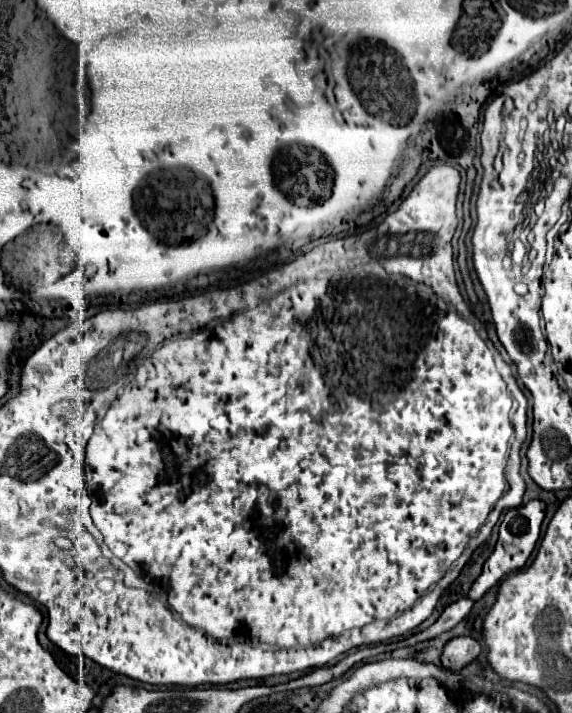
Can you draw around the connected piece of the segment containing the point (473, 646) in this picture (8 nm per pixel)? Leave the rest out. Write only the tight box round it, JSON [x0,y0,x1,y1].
[441,637,481,671]

